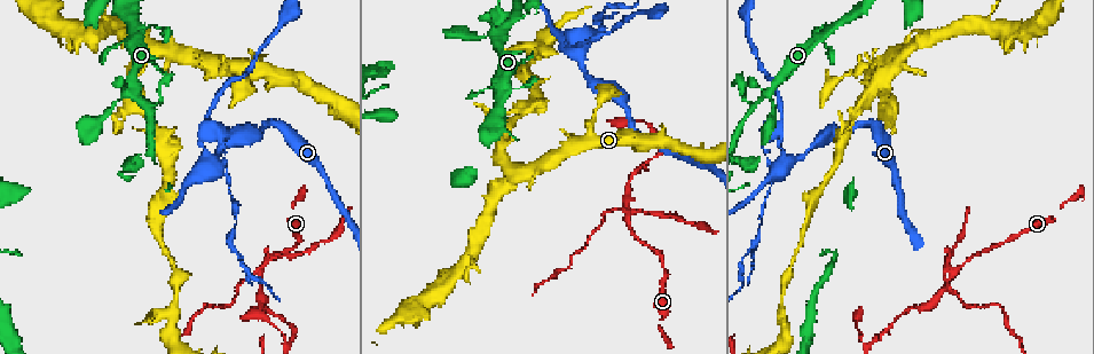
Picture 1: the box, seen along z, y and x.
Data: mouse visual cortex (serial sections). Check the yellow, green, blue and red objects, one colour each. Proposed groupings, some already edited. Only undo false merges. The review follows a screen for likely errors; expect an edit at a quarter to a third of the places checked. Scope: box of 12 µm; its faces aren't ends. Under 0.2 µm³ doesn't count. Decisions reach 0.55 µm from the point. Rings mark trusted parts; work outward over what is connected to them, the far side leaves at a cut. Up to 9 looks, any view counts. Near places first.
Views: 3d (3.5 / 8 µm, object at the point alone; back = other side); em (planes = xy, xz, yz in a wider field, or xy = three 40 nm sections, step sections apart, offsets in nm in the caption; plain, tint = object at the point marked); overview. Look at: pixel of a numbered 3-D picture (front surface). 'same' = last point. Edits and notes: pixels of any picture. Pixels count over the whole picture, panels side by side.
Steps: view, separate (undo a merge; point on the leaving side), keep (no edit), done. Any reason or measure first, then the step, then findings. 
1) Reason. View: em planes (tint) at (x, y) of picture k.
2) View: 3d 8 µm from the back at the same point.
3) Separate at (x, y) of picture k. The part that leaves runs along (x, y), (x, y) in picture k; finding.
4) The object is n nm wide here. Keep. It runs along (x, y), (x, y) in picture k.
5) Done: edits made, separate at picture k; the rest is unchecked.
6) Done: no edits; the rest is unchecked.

Branch point. View: 3d 8 µm at (209, 127) of picture 1.

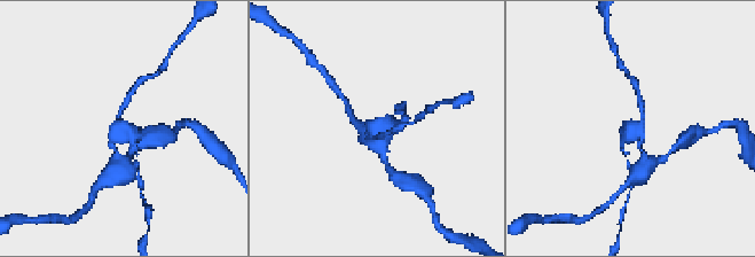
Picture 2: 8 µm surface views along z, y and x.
Zoom in. View: 3d 3.5 µm at (375, 130) of picture 2.

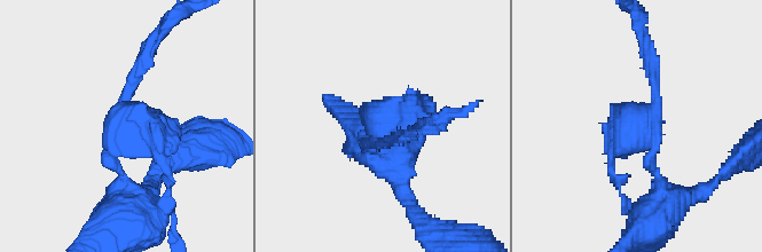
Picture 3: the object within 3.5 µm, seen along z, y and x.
3 arms meet here; the arms are 150, 200, 250 nm wide; need the tissue. View: em xy step 2 (tint) at (384, 129) of picture 3.

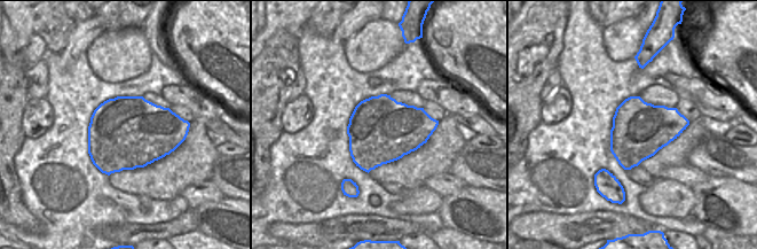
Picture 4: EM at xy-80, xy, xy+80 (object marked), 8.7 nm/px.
Keep. It runs along (383, 148), (366, 139), (422, 99) in picture 3; one cell here.

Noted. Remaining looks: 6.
A narrow waist. View: 3d 3.5 µm at (770, 188) of picture 1.

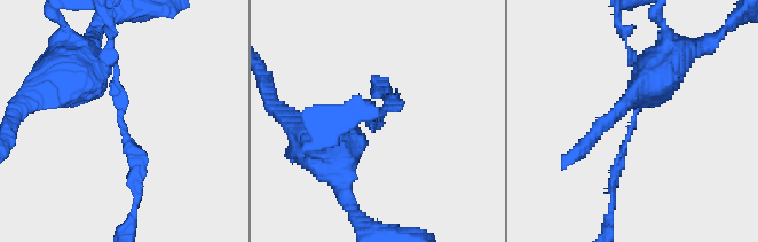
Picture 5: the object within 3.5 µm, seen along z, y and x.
Shape alone is not enough. View: em xy step 3 (tint) at (378, 119) of picture 5.

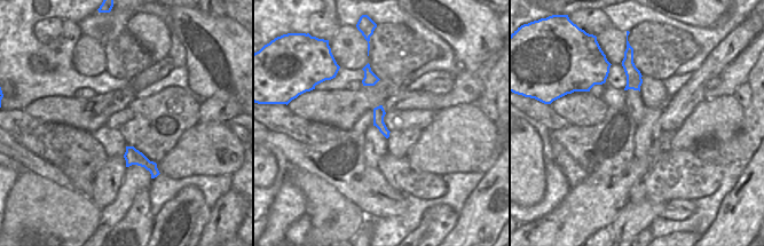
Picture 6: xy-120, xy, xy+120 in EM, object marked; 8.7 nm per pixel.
Cut it another way. View: em xy step 1 (tint) at the same point.

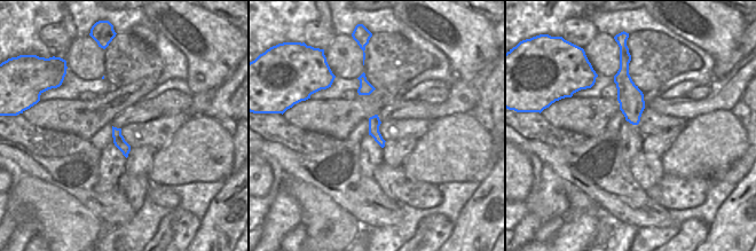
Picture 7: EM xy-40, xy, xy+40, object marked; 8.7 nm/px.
The arms are 100, 150 nm wide. Keep. It runs along (110, 47), (135, 184) in picture 5; continuous, no second cell.

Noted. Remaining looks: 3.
Branch point. View: 3d 3.5 µm from the back at (496, 40) of picture 1.

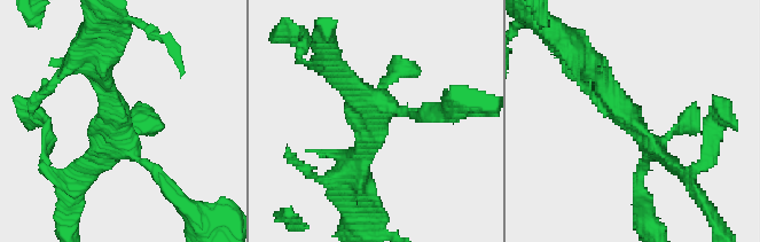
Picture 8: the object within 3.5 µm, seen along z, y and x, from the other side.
View: em xy step 3 (tint) at (371, 118) of picture 8.

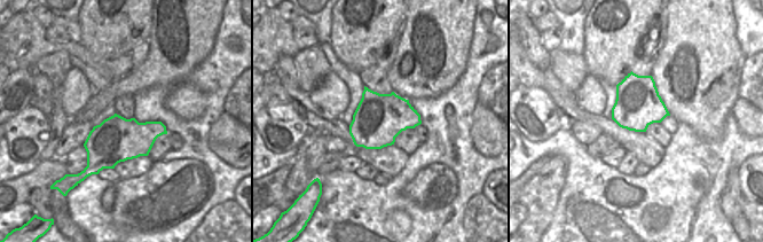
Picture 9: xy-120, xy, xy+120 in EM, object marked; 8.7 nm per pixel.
Keep. It runs along (595, 70), (627, 119), (686, 179) in picture 8; continuous, no second cell.

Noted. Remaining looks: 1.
Done: no edits; the rest is unchecked.

